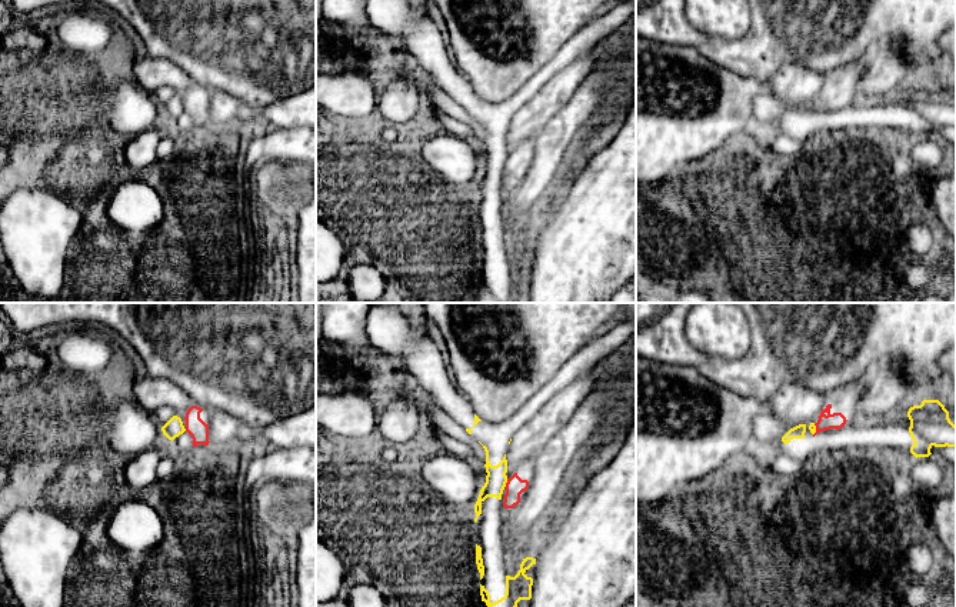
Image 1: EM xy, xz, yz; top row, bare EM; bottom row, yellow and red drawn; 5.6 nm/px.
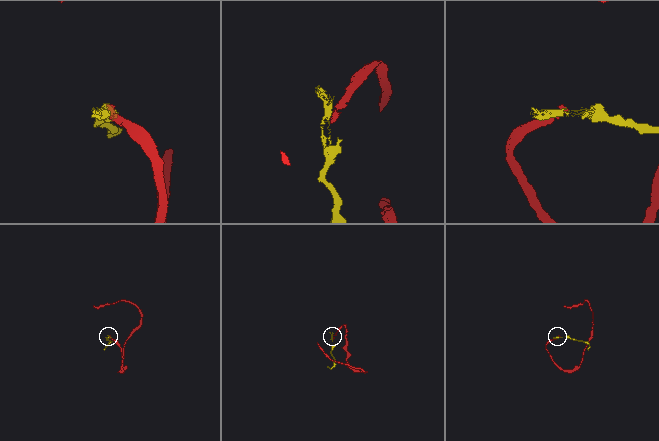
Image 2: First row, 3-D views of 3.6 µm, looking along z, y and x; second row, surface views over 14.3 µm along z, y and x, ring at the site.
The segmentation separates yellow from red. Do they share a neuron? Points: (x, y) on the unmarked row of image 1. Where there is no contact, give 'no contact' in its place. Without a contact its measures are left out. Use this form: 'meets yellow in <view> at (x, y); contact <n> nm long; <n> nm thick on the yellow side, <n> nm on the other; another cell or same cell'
meets yellow in xz at (506, 162); contact 40 nm long; 120 nm thick on the yellow side, 110 nm on the other; another cell

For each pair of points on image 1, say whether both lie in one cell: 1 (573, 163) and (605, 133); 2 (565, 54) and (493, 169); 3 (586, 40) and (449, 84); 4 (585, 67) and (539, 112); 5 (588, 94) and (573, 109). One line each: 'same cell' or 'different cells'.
1: same cell
2: same cell
3: same cell
4: same cell
5: same cell

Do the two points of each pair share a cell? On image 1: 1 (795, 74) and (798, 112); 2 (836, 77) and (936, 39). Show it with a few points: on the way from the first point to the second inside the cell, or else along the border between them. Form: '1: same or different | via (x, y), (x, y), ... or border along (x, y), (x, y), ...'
1: different | border along (770, 96), (789, 109), (805, 104)
2: different | border along (866, 53), (853, 62)

